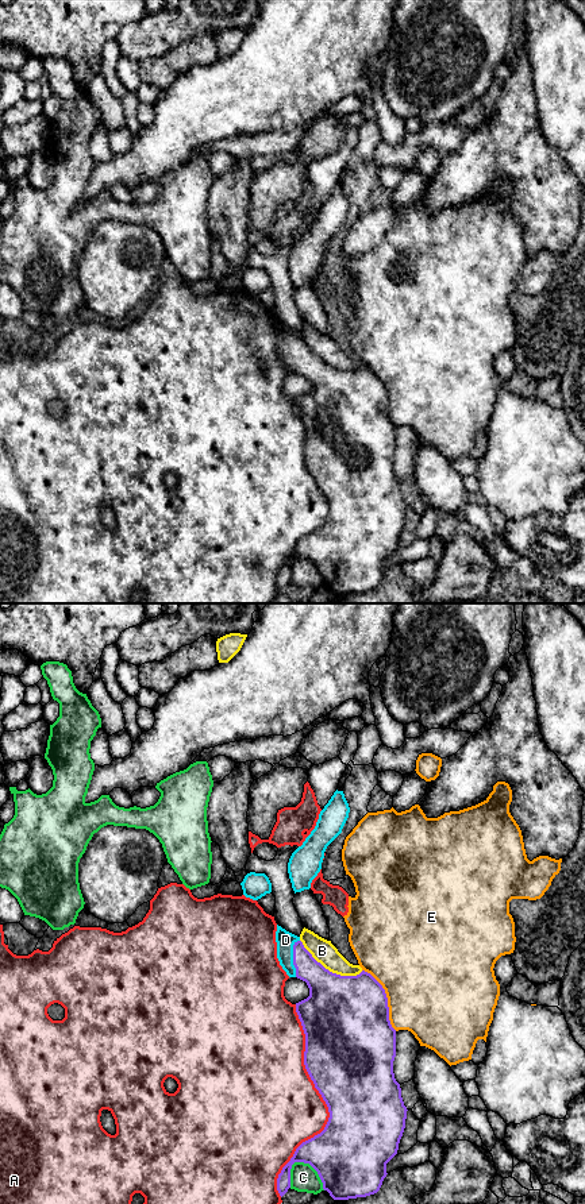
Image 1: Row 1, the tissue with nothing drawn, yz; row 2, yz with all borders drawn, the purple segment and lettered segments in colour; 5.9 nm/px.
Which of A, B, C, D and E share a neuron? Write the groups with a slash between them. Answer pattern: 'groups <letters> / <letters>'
groups A / B / C / D / E

